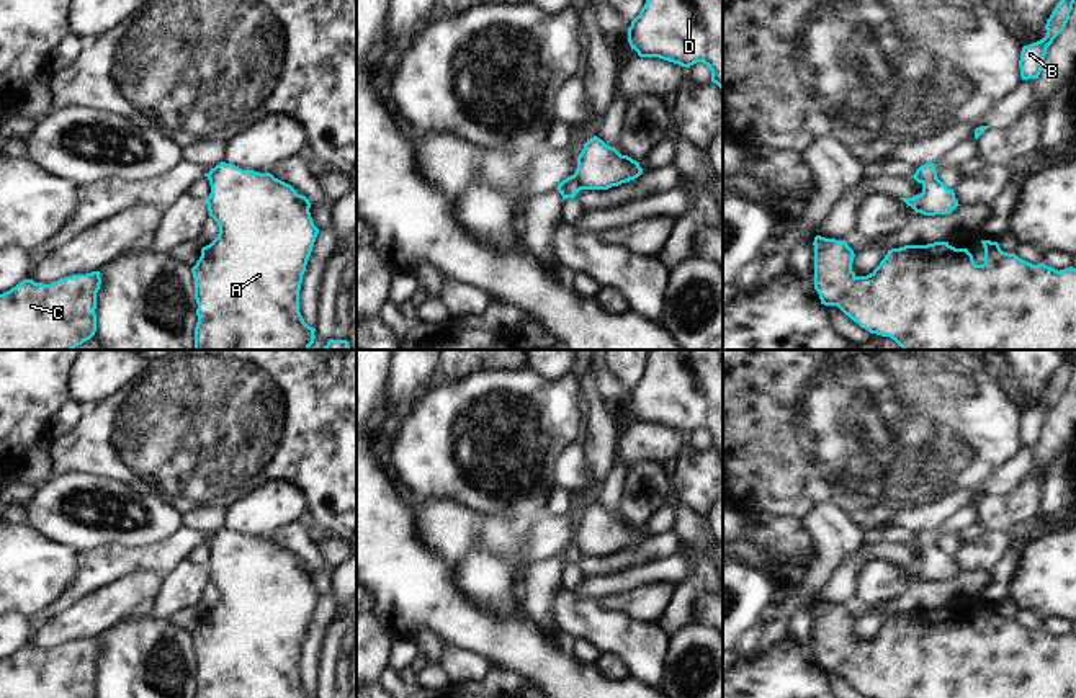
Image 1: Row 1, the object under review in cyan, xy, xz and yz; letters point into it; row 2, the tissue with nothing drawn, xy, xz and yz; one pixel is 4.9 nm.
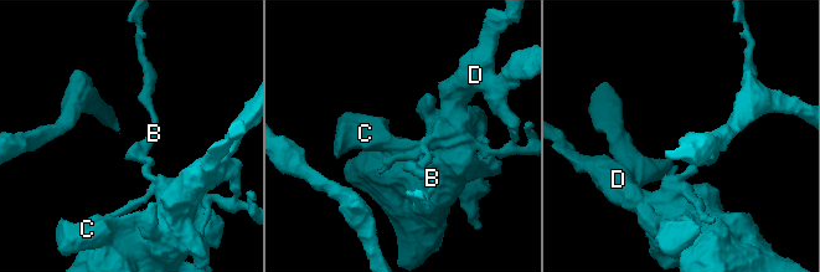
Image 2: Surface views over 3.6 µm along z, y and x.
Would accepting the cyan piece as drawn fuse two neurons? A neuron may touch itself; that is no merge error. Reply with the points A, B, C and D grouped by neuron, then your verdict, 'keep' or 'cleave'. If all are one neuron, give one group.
groups A C D / B; cleave

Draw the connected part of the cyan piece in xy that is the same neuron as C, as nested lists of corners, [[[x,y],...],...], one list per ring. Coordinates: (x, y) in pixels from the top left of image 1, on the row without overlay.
[[[100,638],[51,651],[23,646],[0,660],[0,698],[96,698]]]

